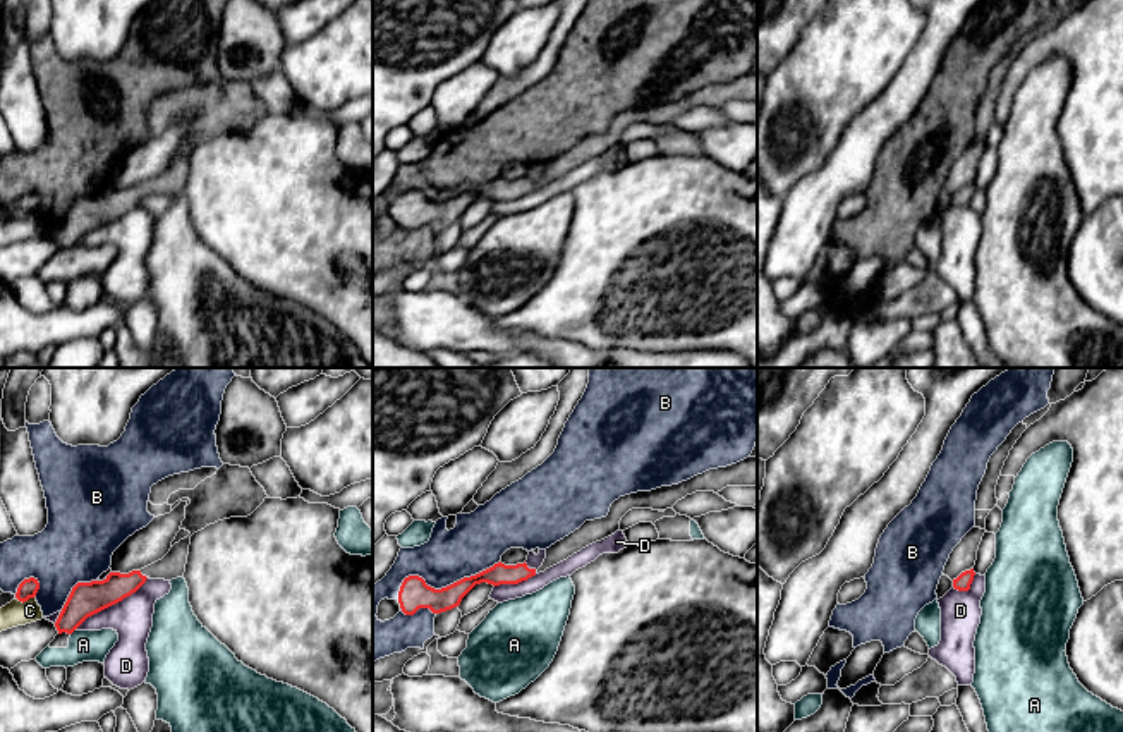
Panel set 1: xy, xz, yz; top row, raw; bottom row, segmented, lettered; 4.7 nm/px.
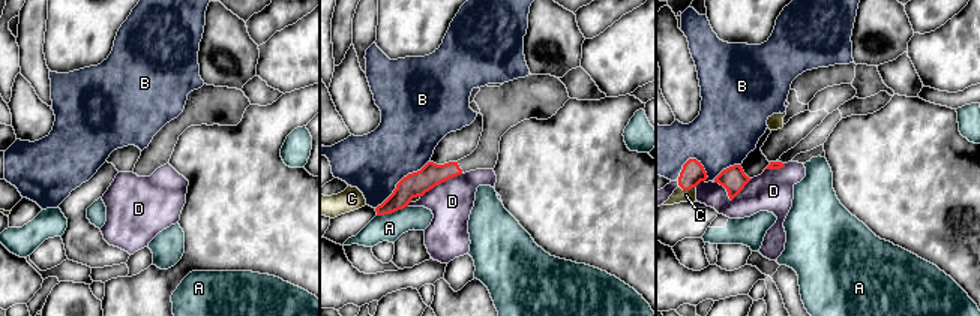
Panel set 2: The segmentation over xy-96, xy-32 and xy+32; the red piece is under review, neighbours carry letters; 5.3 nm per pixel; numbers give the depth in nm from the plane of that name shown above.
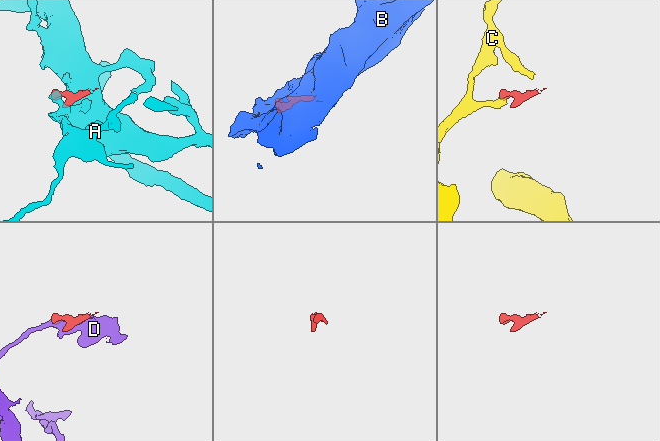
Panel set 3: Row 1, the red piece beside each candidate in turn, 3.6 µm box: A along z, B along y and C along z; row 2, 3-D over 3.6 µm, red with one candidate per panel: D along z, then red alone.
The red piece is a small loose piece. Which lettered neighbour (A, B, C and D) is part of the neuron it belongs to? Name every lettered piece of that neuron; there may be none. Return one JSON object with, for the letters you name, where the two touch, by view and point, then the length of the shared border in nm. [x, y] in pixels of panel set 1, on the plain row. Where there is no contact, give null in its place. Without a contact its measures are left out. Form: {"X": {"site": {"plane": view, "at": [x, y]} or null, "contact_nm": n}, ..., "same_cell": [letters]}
{"same_cell": []}

